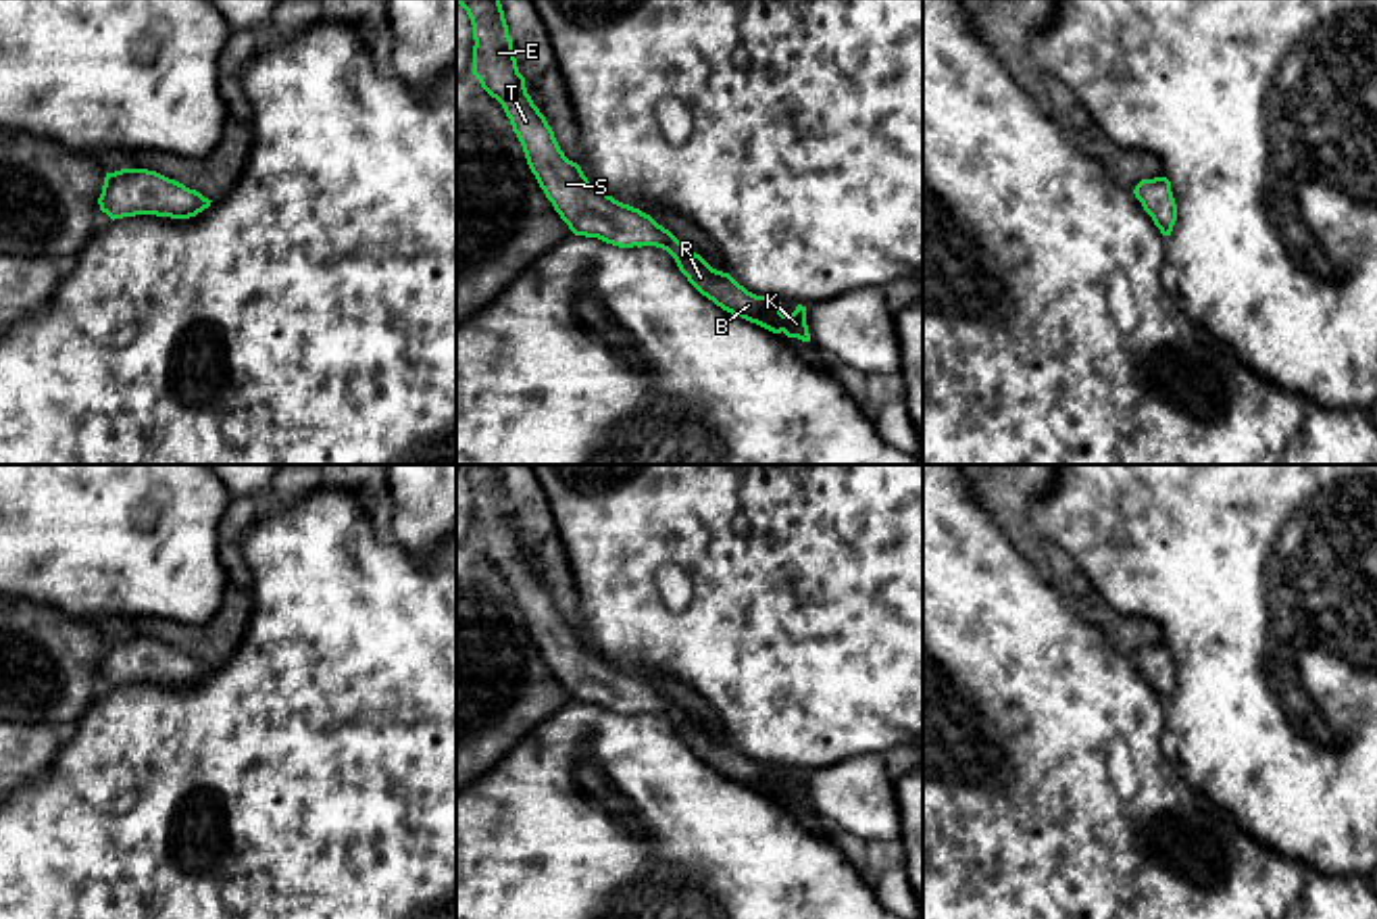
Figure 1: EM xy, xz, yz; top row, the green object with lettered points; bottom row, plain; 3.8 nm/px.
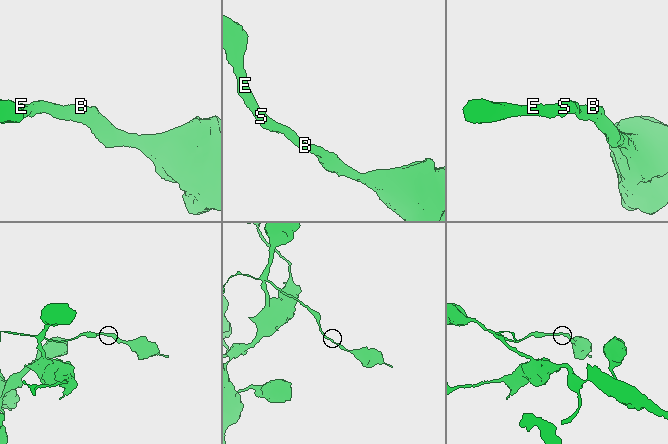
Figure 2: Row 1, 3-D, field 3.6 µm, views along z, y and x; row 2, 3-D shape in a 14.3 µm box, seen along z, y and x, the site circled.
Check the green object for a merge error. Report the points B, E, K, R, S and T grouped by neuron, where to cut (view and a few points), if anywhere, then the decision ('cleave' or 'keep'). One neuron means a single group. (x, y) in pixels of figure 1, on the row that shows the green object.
B E K R S T | no cut | keep

